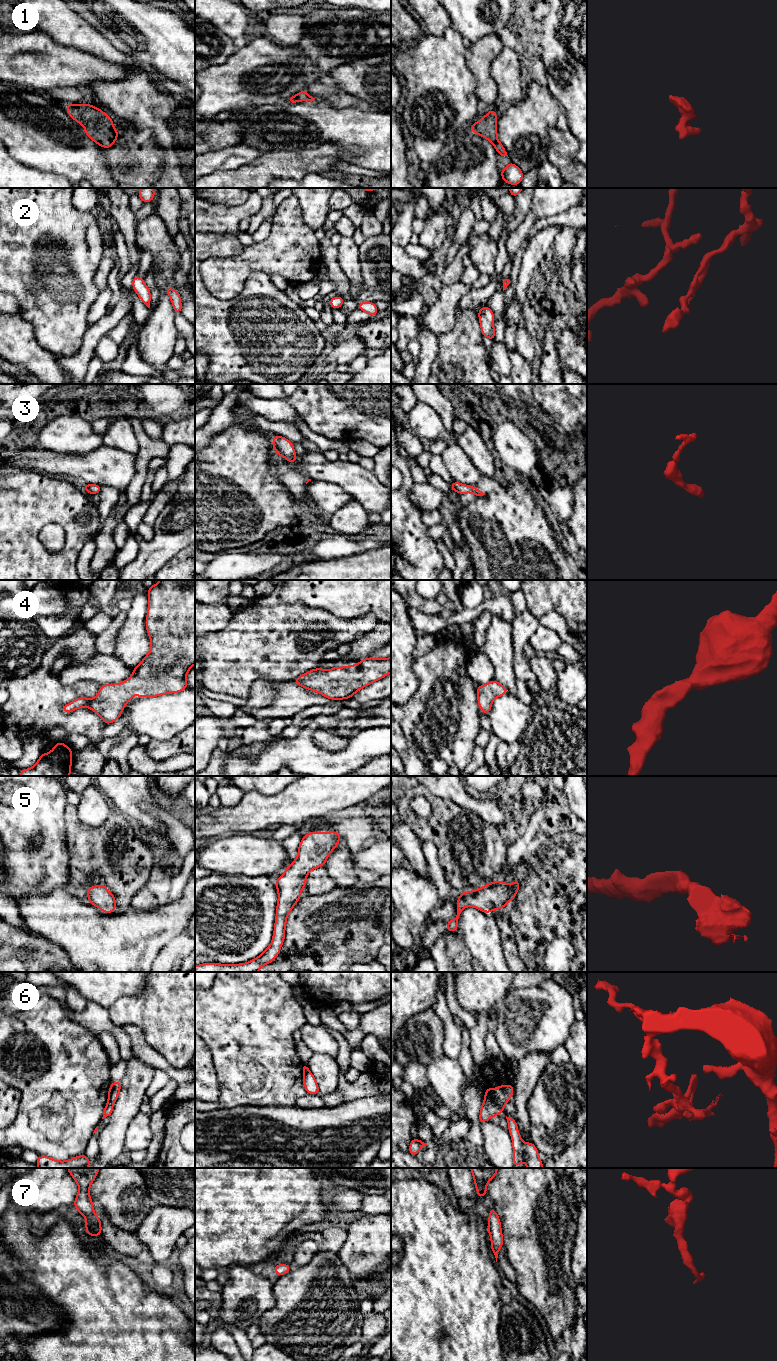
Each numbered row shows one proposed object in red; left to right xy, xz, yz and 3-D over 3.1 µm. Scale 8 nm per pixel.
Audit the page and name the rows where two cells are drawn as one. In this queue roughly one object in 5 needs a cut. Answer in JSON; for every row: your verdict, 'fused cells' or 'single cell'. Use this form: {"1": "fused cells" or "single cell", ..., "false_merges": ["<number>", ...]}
{"1": "single cell", "2": "single cell", "3": "single cell", "4": "single cell", "5": "single cell", "6": "fused cells", "7": "single cell", "false_merges": ["6"]}

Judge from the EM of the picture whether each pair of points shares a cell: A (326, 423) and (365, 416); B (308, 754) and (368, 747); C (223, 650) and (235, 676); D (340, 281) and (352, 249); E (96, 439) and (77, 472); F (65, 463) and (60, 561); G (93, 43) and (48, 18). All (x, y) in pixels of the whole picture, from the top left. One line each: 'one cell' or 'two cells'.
A: one cell
B: one cell
C: one cell
D: two cells
E: two cells
F: two cells
G: one cell

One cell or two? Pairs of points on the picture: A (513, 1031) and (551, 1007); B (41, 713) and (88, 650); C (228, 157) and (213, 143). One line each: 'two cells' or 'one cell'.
A: one cell
B: one cell
C: two cells

